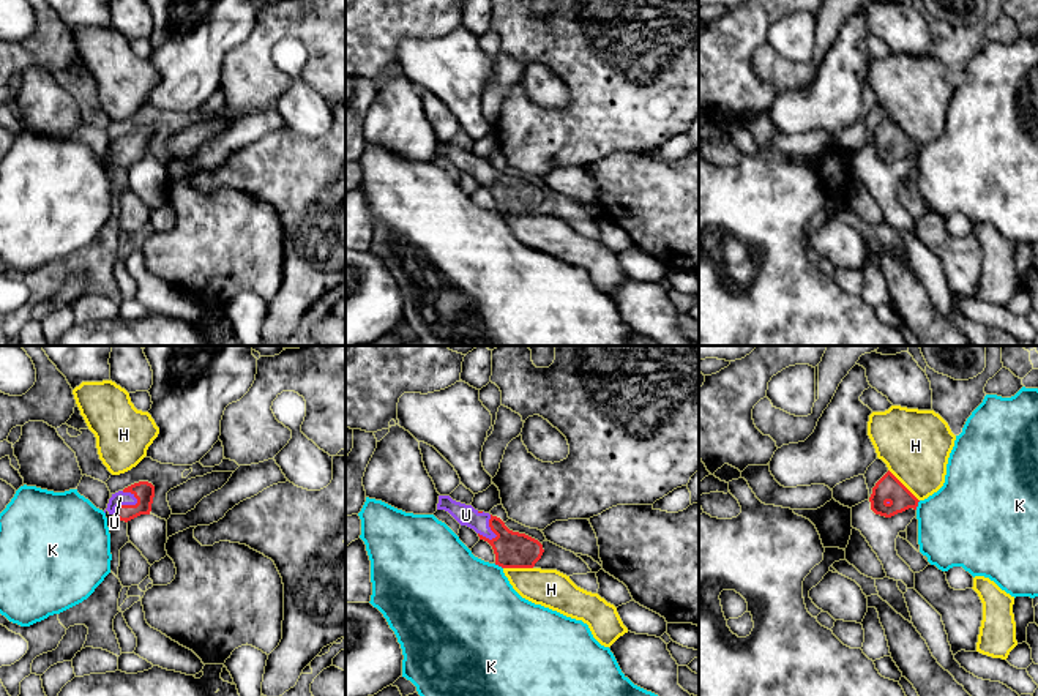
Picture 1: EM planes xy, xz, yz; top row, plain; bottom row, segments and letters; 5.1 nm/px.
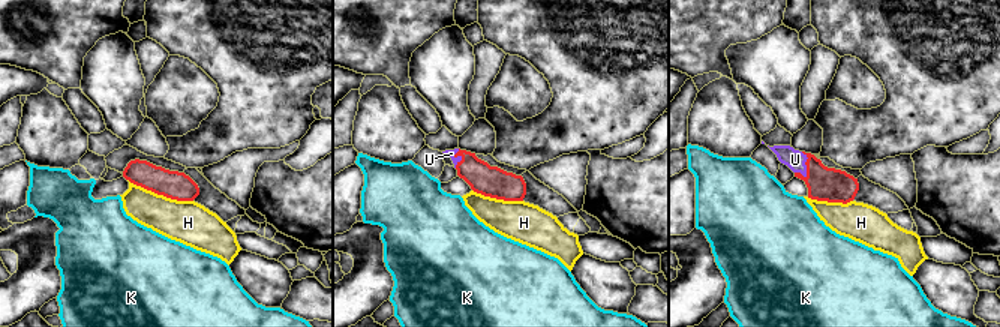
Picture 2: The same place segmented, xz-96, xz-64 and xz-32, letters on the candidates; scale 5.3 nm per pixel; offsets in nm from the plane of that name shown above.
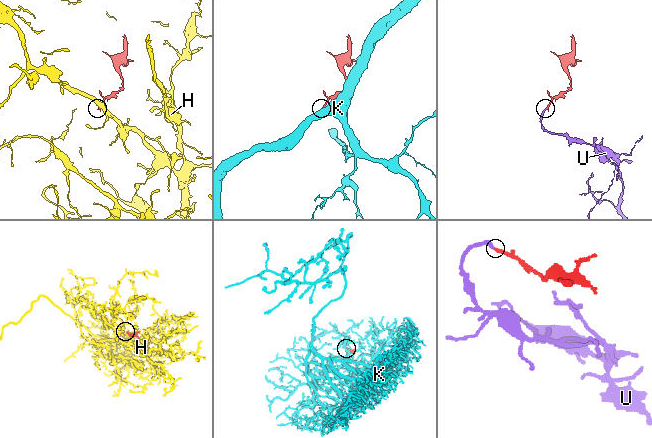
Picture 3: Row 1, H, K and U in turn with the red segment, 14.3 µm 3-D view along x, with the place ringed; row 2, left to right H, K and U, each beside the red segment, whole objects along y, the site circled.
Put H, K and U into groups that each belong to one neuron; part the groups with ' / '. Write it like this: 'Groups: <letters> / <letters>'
Groups: H / K / U

